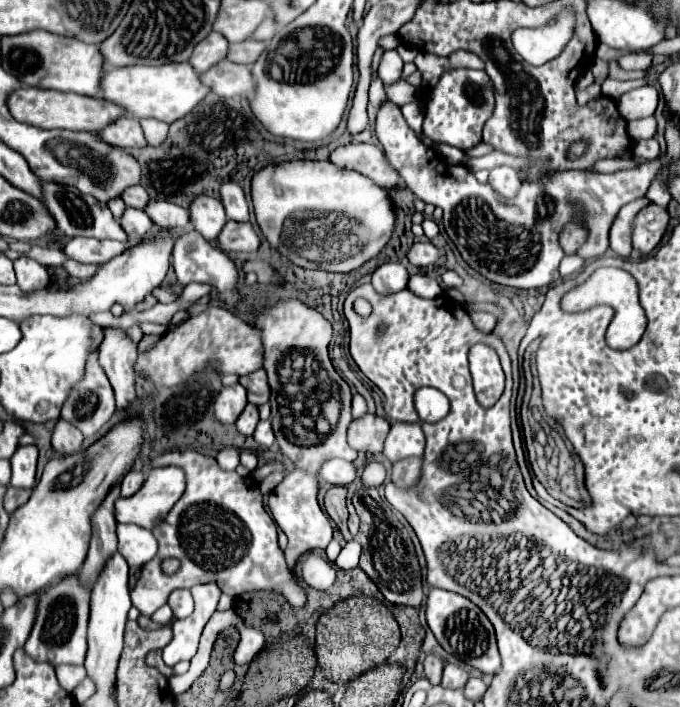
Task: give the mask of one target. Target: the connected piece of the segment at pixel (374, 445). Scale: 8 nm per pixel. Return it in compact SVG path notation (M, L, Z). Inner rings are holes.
M366 413L364 417L354 419L348 425L348 445L356 451L380 453L388 431L390 431L390 423L384 417Z

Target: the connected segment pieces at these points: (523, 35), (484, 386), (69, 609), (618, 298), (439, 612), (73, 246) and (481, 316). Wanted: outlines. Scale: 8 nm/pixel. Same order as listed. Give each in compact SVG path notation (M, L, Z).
M566 9L556 21L540 29L516 29L512 33L512 45L530 65L542 65L556 57L572 37L574 13Z
M484 343L470 349L470 369L474 391L482 407L492 407L504 391L504 371L496 351Z
M78 577L64 579L52 585L42 597L38 607L38 617L34 629L24 645L26 655L34 661L46 661L52 667L56 665L82 665L86 657L86 627L90 613L90 593L80 585Z
M614 267L596 269L584 283L570 289L562 297L562 309L566 309L568 313L588 311L598 305L610 305L616 311L616 315L608 327L608 333L606 333L606 341L612 349L630 349L642 339L644 329L646 329L646 315L638 303L638 285L630 273L626 273L622 269L614 269Z
M430 589L426 597L426 621L430 631L434 633L436 641L442 645L442 649L456 659L464 661L466 665L482 671L482 673L496 673L500 669L500 657L498 657L498 645L494 627L488 621L488 617L466 597L442 591L442 589Z
M78 237L78 239L70 239L68 245L64 247L64 251L74 261L104 265L106 261L110 261L118 253L126 251L130 245L136 245L138 241L140 239L128 239L126 243L120 243L120 241L106 241L106 239L100 241L100 239L84 239L84 237Z
M470 311L470 319L480 331L492 331L496 325L496 317L486 311Z

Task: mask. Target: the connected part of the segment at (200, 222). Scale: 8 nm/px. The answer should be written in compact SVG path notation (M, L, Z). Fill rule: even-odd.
M198 195L190 203L190 223L202 237L214 241L222 231L222 225L226 223L226 213L222 203L214 197Z

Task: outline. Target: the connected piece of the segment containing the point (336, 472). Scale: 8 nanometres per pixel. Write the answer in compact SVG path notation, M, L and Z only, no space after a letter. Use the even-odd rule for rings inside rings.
M328 459L320 467L320 477L332 485L348 485L356 479L356 467L344 459Z

